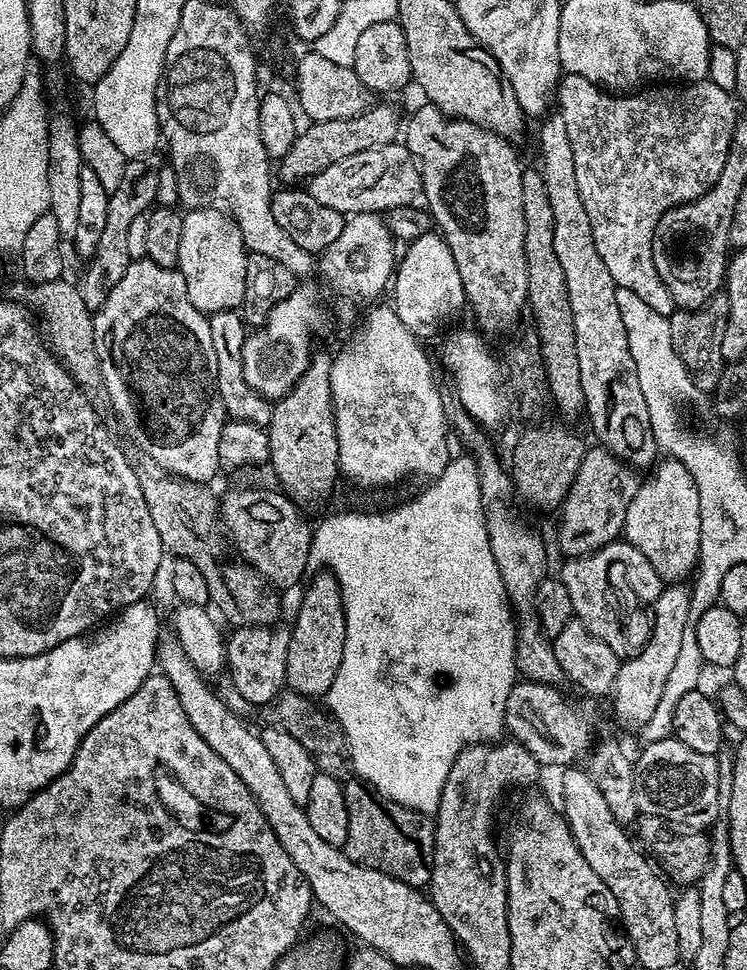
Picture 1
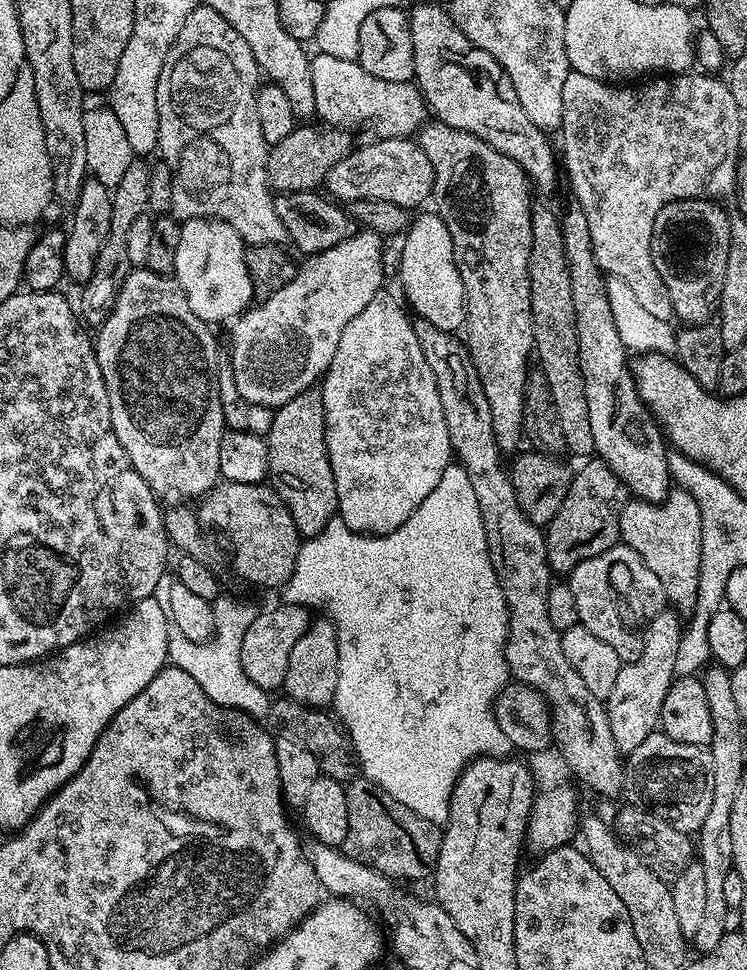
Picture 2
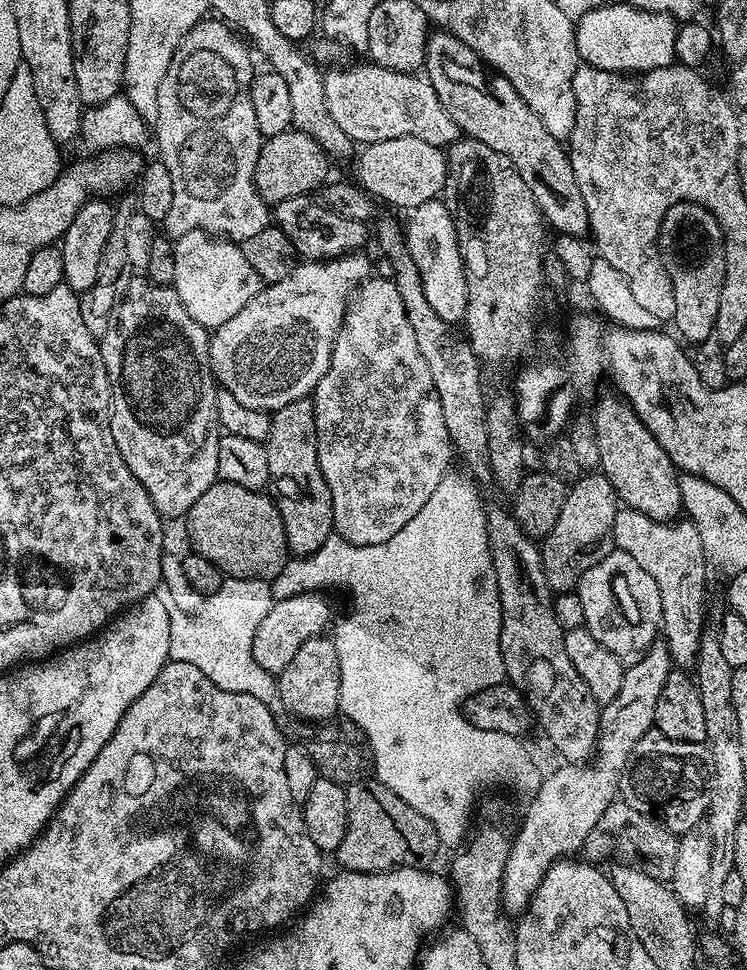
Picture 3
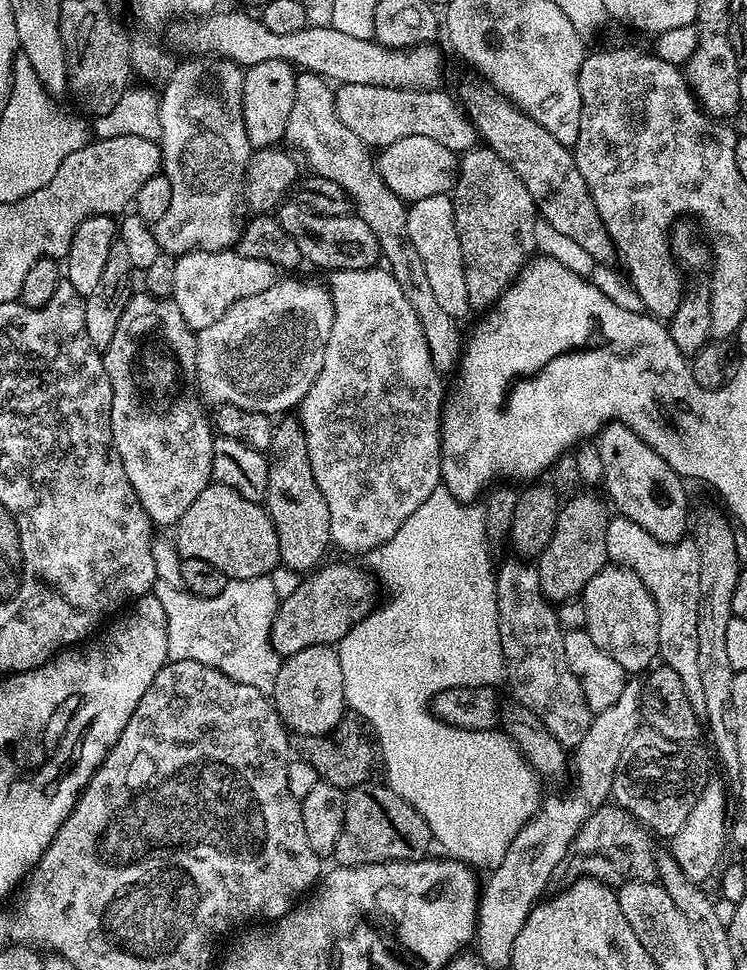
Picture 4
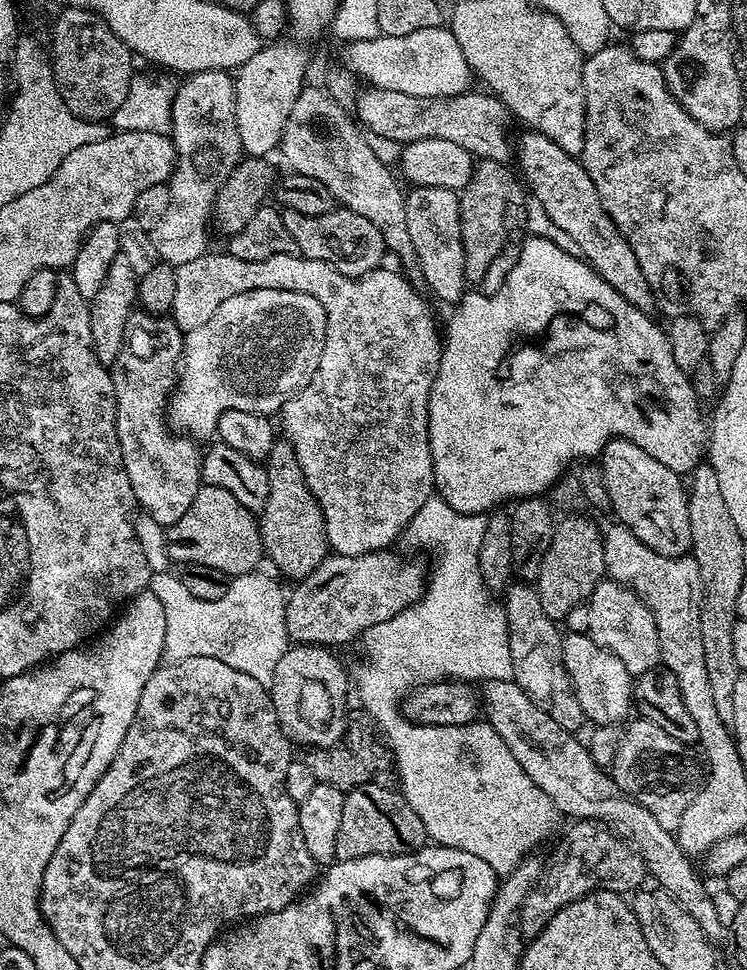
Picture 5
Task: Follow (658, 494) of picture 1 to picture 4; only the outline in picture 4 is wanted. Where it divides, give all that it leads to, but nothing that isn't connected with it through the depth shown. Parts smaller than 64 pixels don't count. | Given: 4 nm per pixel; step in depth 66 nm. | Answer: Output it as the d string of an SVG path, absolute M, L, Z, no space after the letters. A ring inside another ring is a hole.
M619 514L613 515L606 526L606 554L609 561L621 568L634 570L650 590L654 606L658 606L659 659L682 678L690 706L703 709L701 670L698 667L698 606L699 606L699 552L695 539L685 538L676 544L658 542L654 534L646 534L638 522Z

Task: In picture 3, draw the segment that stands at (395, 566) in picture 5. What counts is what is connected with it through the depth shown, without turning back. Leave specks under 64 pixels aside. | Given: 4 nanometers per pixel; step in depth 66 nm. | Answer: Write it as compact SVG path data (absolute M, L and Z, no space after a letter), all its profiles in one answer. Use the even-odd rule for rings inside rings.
M297 592L289 594L285 600L275 601L254 636L254 660L263 670L273 674L286 670L286 665L290 663L290 658L294 658L294 654L298 654L298 649L310 642L310 638L321 635L328 623L328 627L333 623L332 608L324 596L327 595L320 592Z

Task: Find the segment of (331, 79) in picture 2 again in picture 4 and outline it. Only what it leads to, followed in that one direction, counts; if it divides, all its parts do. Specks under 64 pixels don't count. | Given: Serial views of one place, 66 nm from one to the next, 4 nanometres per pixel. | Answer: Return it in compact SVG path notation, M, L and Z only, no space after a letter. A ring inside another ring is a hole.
M341 84L335 89L336 109L342 123L354 130L354 134L358 134L358 138L362 138L362 142L372 150L390 146L390 142L398 142L398 138L422 134L422 138L434 138L434 142L442 142L442 146L451 152L469 152L478 144L476 128L456 98L440 91L374 84Z

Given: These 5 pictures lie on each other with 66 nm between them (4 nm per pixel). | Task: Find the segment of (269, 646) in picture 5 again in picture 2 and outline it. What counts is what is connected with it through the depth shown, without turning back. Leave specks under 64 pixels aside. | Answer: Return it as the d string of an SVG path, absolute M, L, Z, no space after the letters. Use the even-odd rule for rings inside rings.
M226 596L217 597L213 607L217 629L212 639L194 642L182 635L171 637L168 641L169 661L173 667L190 674L215 704L227 706L232 710L243 710L256 718L267 717L269 710L272 709L273 697L246 677L241 662L242 638L253 622L256 610L240 600L234 601Z

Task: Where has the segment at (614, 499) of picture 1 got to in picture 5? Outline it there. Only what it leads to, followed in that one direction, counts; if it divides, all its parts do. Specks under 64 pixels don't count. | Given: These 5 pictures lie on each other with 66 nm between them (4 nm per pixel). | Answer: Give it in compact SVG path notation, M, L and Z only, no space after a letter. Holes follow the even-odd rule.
M568 514L564 521L552 530L552 545L542 558L540 573L536 575L534 587L542 602L542 610L552 620L562 622L574 610L574 606L585 603L596 585L605 579L604 537L599 528L584 514Z

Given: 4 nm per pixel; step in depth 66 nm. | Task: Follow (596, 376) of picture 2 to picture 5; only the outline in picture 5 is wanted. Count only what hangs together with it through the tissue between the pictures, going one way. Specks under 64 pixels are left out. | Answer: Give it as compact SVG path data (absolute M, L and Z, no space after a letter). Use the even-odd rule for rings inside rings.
M611 440L598 457L602 474L606 478L606 490L610 494L611 511L616 511L615 519L627 526L638 538L638 542L646 542L658 554L667 556L686 556L691 549L690 510L688 509L688 493L681 473L670 470L670 466L662 466L658 458L650 458L642 446L634 446L629 440Z

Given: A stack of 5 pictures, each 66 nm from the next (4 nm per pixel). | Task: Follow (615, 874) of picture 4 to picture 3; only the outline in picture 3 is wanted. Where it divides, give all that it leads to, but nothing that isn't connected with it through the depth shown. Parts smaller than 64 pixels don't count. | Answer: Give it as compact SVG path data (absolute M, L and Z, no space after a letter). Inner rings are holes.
M615 799L605 810L602 818L596 824L596 830L586 838L582 849L582 856L588 862L601 862L611 852L621 852L621 857L628 858L633 852L640 856L638 866L643 872L648 872L650 878L671 881L674 874L674 858L678 854L680 841L677 833L670 831L655 815L645 814L640 808L630 806L625 800ZM648 815L648 816L643 816Z

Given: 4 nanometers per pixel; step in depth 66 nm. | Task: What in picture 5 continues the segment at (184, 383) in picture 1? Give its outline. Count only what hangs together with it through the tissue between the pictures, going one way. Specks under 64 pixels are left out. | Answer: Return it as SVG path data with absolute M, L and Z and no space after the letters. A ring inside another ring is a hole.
M134 310L126 322L126 334L122 338L122 348L118 350L118 358L110 366L114 390L116 391L116 429L118 430L118 446L122 450L122 462L126 470L126 478L130 478L132 494L142 512L154 518L155 522L167 526L176 524L186 510L190 510L190 502L194 502L194 494L202 487L200 465L202 448L195 439L170 430L166 419L168 401L172 389L176 387L180 371L180 359L184 357L185 333L180 331L171 315L155 316L152 312Z

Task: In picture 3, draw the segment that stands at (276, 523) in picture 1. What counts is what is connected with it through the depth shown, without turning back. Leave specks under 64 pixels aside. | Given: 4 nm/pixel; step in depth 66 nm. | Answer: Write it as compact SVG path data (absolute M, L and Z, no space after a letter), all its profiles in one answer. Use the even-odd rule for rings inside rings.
M217 479L216 483L190 506L186 517L188 523L188 540L192 543L191 551L206 558L218 566L225 577L234 579L260 579L272 581L290 558L286 542L286 526L282 524L282 514L276 509L276 501L267 491L234 486L234 482Z

